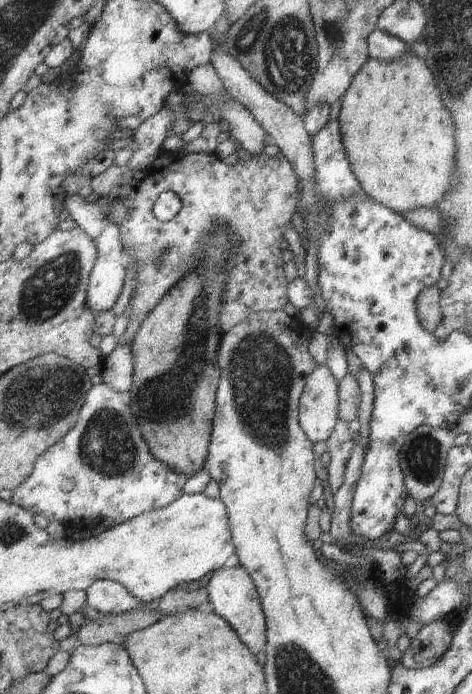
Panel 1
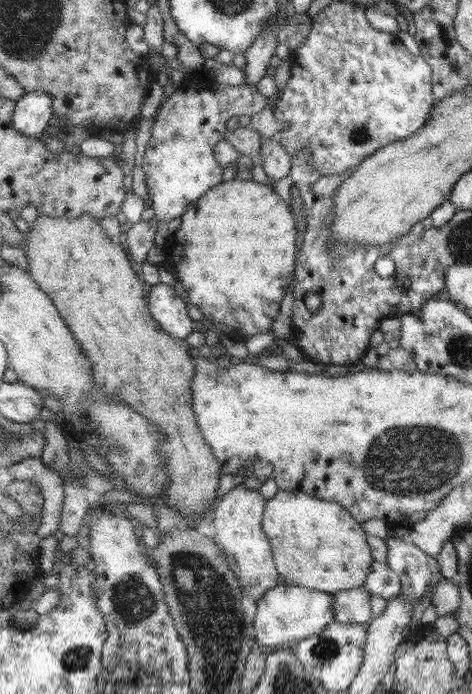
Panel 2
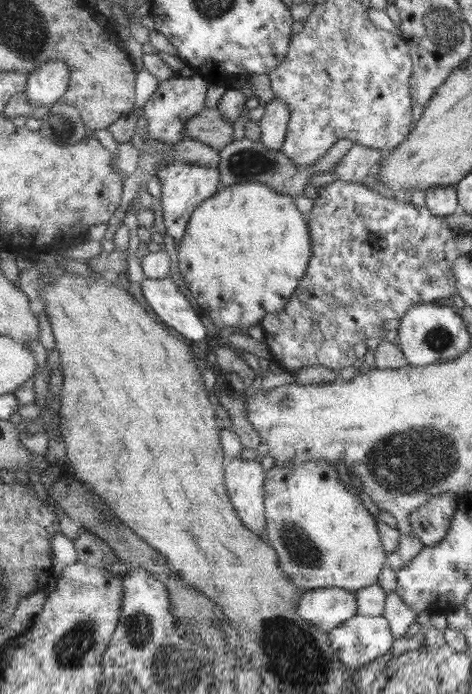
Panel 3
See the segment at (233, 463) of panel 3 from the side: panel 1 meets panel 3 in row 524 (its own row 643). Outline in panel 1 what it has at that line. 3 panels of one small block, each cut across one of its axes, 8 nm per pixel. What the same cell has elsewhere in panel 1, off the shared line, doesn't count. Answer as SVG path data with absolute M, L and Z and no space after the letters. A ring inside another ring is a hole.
M246 566L226 567L218 570L205 581L209 600L214 606L214 611L232 624L240 634L242 641L253 651L259 654L268 644L268 618L261 602L261 597Z

